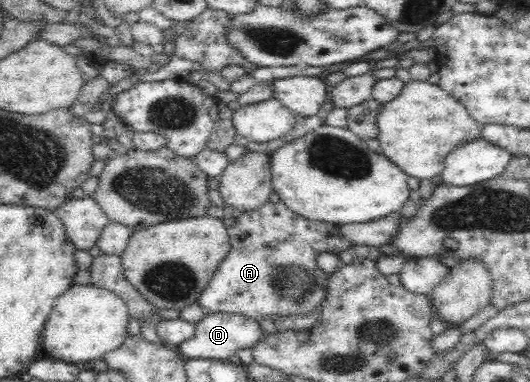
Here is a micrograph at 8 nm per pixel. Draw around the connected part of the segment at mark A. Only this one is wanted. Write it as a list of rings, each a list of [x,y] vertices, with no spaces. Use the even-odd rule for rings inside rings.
[[[284,202],[265,204],[253,210],[236,214],[236,222],[228,228],[229,245],[227,256],[219,263],[197,303],[207,313],[239,313],[259,322],[269,317],[273,322],[290,314],[307,314],[314,311],[327,296],[329,273],[317,267],[316,258],[320,253],[339,254],[351,250],[355,245],[339,235],[337,224],[303,218],[289,210]]]

